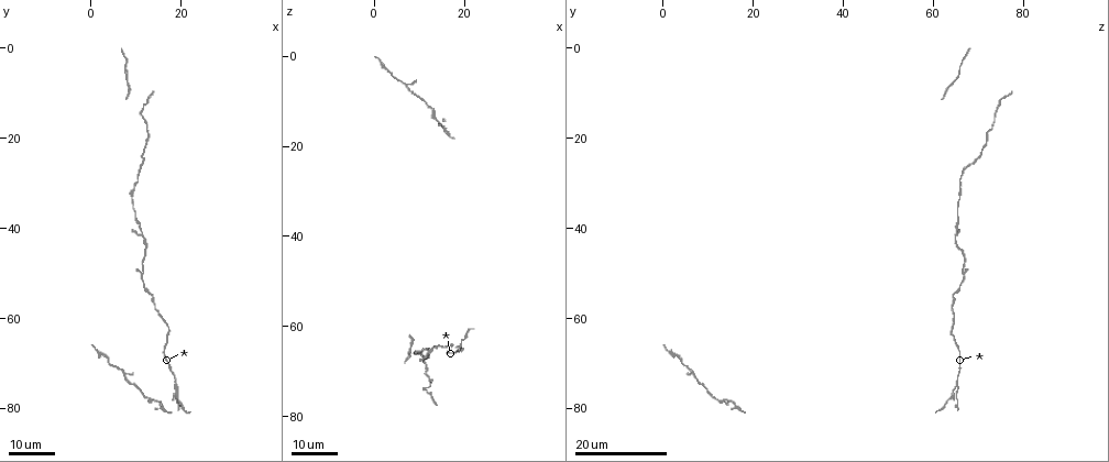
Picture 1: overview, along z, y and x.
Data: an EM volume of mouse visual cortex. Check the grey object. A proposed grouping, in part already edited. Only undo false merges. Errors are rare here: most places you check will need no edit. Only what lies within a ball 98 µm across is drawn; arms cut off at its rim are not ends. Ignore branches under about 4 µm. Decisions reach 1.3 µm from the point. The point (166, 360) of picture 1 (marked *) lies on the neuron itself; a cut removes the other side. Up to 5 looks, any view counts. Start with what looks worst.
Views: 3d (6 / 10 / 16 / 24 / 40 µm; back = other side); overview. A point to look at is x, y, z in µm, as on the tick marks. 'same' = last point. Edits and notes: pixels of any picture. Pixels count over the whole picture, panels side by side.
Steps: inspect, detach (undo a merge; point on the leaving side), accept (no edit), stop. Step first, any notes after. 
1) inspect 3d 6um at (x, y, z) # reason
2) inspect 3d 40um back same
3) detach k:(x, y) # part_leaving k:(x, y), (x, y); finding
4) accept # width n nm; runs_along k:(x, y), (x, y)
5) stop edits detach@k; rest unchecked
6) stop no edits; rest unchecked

inspect 3d 24um at (11.0, 51.0, 66.5) # side arm on a straight run

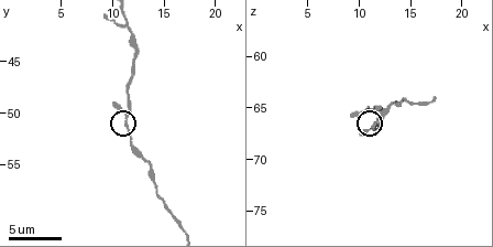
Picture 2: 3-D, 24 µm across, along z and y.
inspect 3d 6um at (11.4, 51.0, 66.8)

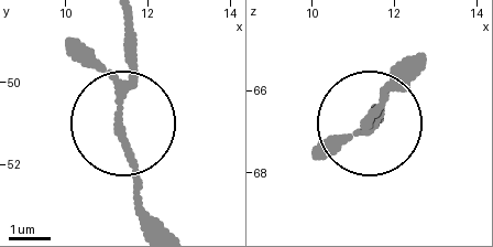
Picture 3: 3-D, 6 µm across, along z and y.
accept # width 130 nm; runs_along 3:(154, 221), (122, 126), (133, 21); all the same neuron

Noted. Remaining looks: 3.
inspect 3d 16um at (12.0, 13.0, 74.5) # thin neck

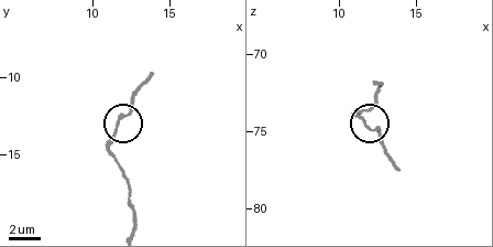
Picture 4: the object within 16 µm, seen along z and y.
inspect 3d 6um at (11.6, 13.2, 74.2)

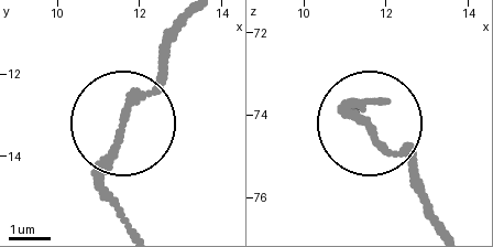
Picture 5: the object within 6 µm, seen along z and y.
accept # width 170 nm; runs_along 5:(132, 227), (103, 164), (163, 52); one neuron here

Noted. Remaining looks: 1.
stop no edits; rest unchecked

